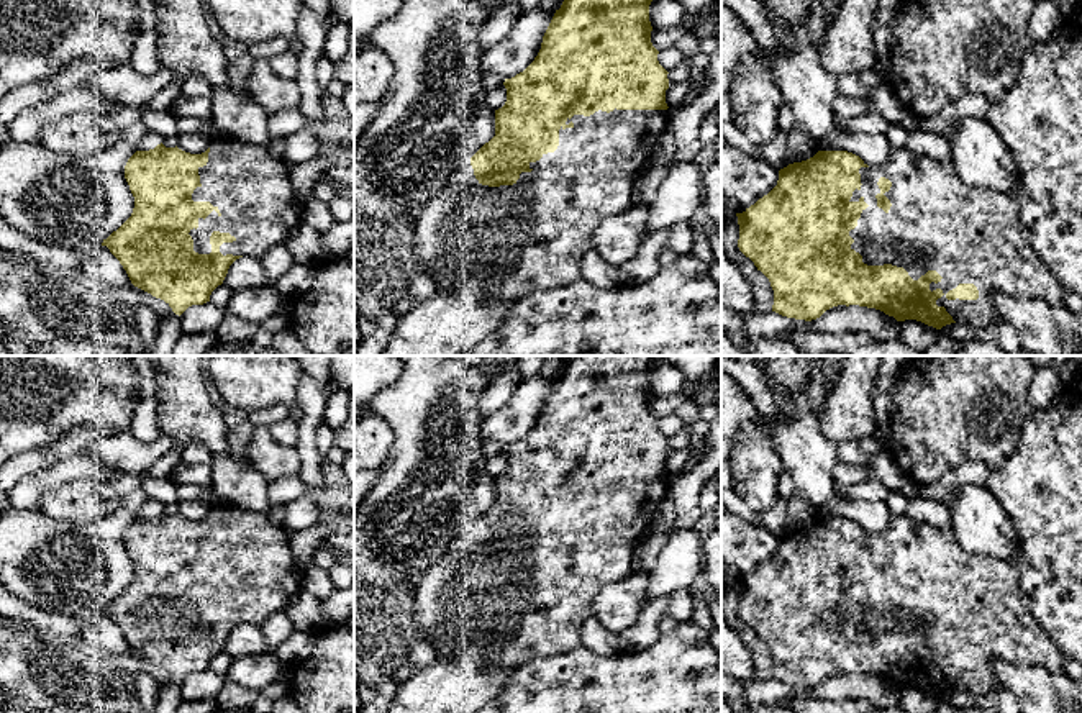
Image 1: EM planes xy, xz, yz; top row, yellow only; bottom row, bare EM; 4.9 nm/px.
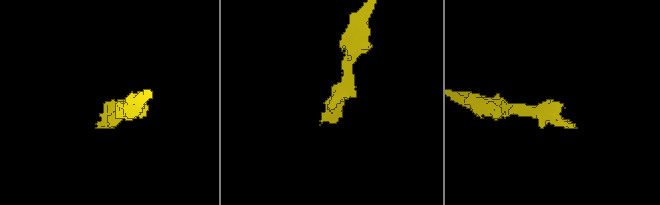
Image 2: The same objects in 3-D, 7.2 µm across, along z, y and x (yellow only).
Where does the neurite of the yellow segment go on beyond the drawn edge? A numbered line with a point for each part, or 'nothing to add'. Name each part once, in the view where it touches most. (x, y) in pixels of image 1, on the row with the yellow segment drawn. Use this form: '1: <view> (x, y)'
1: yz (968, 235)

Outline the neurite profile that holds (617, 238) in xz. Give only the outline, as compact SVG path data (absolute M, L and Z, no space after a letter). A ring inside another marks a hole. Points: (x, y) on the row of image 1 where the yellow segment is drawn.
M631 207L621 215L605 218L595 229L592 249L608 264L628 262L646 238L649 207Z

